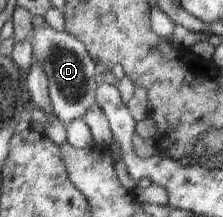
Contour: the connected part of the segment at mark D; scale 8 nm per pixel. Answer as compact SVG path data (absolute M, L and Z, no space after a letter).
M34 27L29 34L32 57L37 59L48 77L49 97L54 114L64 123L82 119L91 105L95 105L97 88L100 86L96 72L97 63L79 39L67 32L50 27Z

